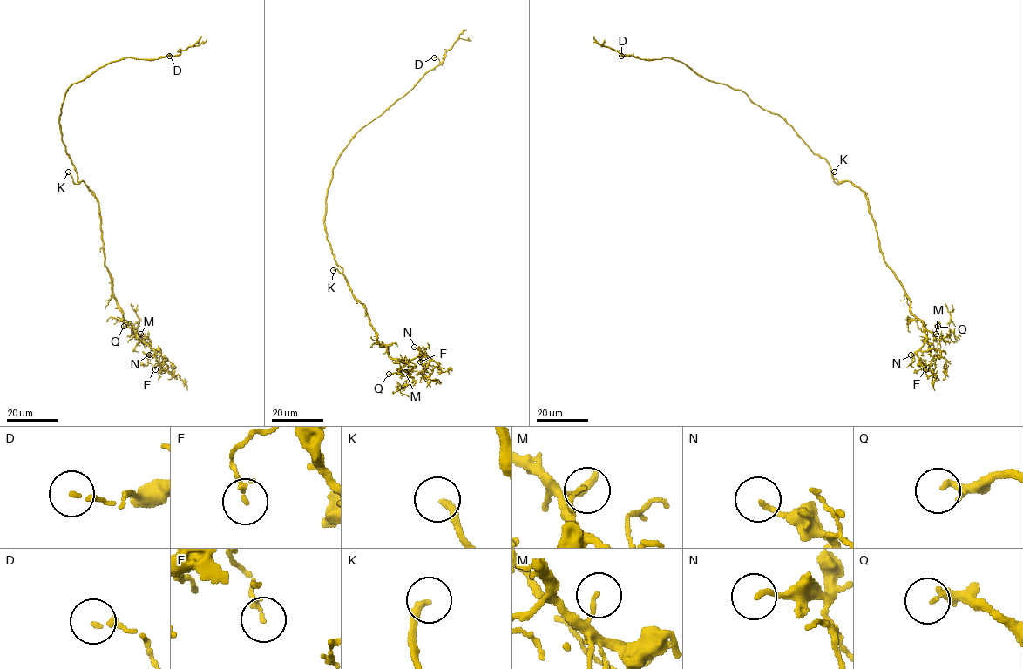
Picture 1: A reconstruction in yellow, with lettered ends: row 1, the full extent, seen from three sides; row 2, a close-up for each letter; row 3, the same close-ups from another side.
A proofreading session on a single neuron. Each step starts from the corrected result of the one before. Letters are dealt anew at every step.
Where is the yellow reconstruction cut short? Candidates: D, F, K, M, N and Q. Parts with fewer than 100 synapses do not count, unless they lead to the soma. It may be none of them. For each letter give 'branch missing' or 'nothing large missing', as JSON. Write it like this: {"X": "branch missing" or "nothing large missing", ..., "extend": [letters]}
{"D": "nothing large missing", "F": "nothing large missing", "K": "branch missing", "M": "nothing large missing", "N": "nothing large missing", "Q": "branch missing", "extend": ["K", "Q"]}

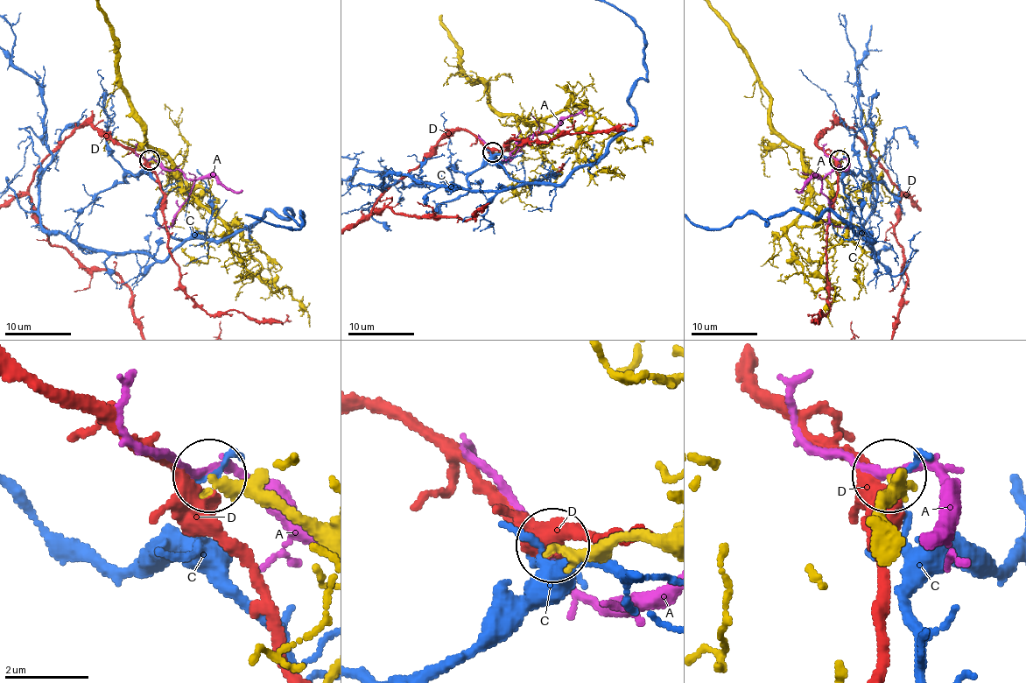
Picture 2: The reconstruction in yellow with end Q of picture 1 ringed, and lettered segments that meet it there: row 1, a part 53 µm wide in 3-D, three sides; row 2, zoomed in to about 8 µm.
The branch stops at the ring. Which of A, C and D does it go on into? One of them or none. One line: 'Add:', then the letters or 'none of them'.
Add: none of them

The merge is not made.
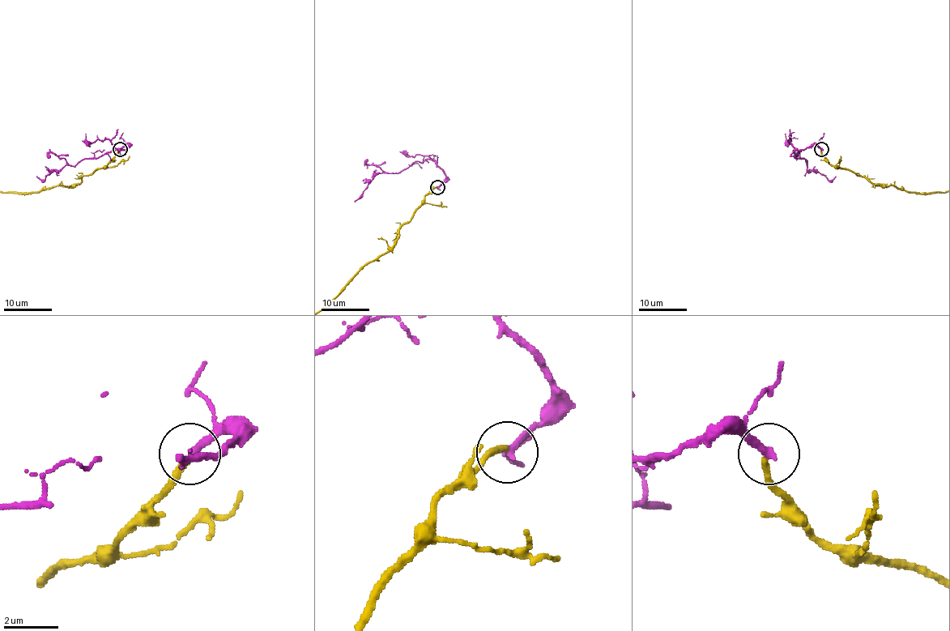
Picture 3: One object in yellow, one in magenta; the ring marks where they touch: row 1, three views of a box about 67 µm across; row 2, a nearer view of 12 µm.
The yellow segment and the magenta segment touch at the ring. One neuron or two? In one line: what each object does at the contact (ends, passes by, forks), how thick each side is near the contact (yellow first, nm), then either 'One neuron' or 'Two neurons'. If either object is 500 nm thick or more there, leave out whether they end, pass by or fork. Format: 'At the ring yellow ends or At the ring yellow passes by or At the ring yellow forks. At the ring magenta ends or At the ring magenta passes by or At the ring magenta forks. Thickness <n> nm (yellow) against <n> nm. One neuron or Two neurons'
At the ring yellow ends. At the ring magenta ends. Thickness 240 nm (yellow) against 280 nm. One neuron

